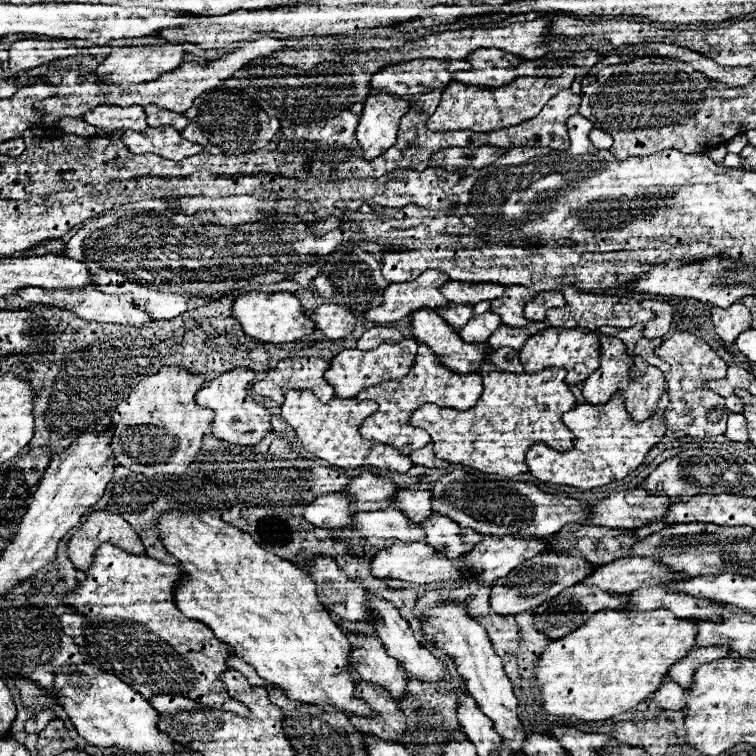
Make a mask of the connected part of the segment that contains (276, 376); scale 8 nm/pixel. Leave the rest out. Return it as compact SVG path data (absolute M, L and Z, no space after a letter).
M286 358L278 362L264 380L256 382L252 392L272 399L280 406L286 390L312 390L322 402L330 402L334 398L334 390L322 378L328 366L330 364L322 358Z

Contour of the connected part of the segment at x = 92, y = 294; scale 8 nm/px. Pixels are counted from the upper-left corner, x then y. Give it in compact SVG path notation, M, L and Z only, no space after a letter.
M26 286L26 288L18 290L18 296L24 302L64 308L64 310L70 310L70 312L78 314L84 320L94 320L94 322L114 322L114 324L138 326L138 328L146 328L148 322L150 322L150 318L148 318L148 314L144 314L144 310L140 310L138 306L132 306L130 294L104 294L104 292L98 292L92 286L84 286L84 288L78 288L78 290L44 290L44 288Z

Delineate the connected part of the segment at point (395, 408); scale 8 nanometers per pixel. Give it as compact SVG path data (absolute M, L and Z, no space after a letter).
M420 344L416 364L408 372L408 376L404 376L402 380L388 380L388 382L376 384L376 386L358 394L358 400L378 402L378 410L366 418L366 422L360 428L360 434L368 440L394 446L402 454L410 454L412 450L424 448L428 444L428 432L410 426L410 414L416 408L420 408L426 402L432 402L432 404L444 406L444 408L468 410L478 402L480 396L482 396L482 376L480 374L476 374L476 372L474 374L450 372L446 366L436 362L436 356L432 356L428 346Z

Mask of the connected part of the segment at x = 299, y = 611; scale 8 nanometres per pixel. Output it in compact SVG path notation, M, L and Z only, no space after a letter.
M168 510L156 522L156 532L164 548L182 566L182 578L176 584L174 602L186 618L198 620L214 630L216 638L224 644L230 644L232 652L244 662L252 664L260 678L282 688L292 700L312 702L318 706L336 706L366 718L376 718L366 702L352 698L352 678L348 678L348 674L340 674L340 670L350 668L350 642L318 602L316 584L308 572L260 548L248 532L242 532L210 514L198 516Z

